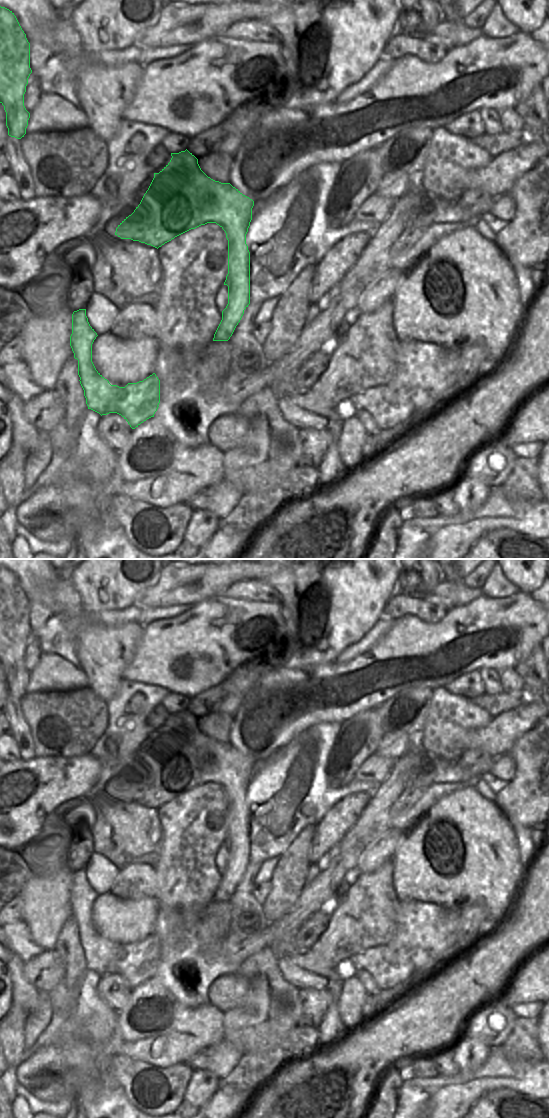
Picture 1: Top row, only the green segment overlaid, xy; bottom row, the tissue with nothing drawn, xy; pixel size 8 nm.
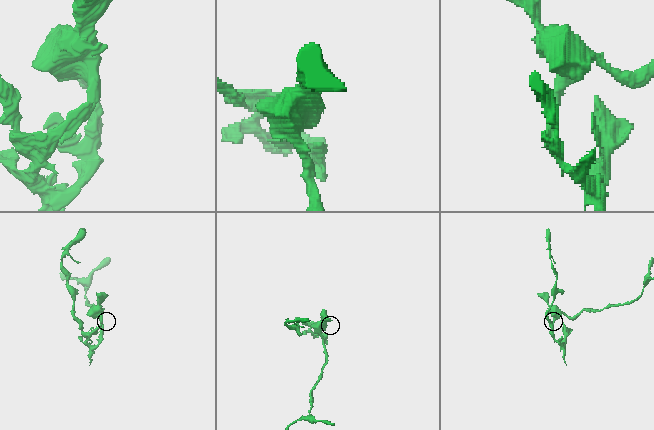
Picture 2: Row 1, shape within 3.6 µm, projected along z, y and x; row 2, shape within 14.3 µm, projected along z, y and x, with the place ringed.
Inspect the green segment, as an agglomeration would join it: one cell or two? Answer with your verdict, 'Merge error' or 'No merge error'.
Merge error

